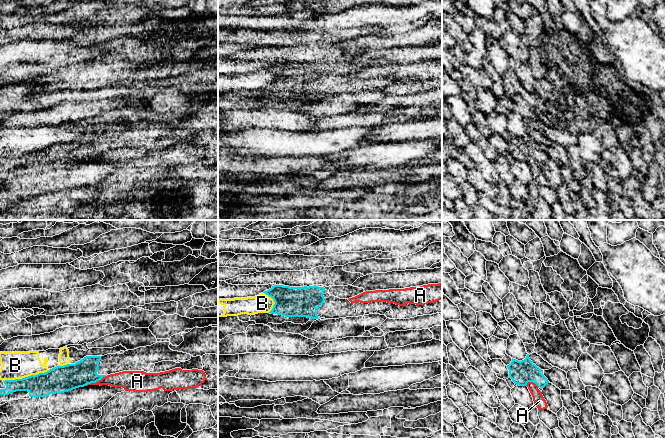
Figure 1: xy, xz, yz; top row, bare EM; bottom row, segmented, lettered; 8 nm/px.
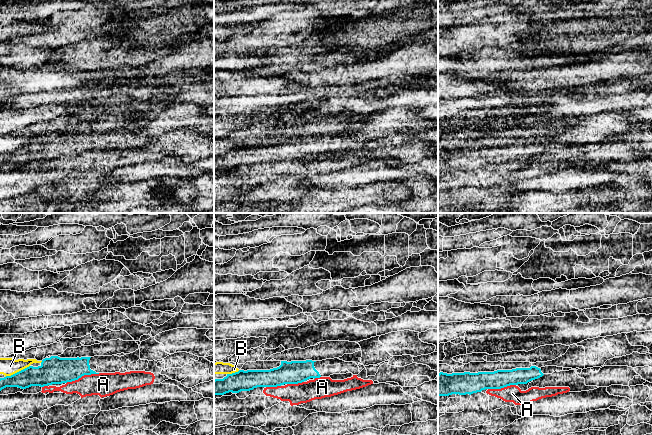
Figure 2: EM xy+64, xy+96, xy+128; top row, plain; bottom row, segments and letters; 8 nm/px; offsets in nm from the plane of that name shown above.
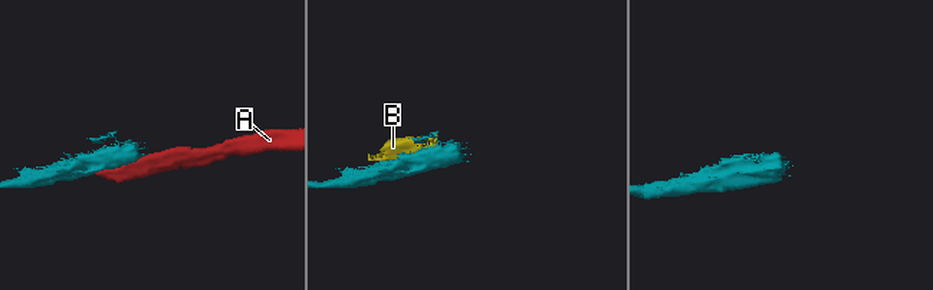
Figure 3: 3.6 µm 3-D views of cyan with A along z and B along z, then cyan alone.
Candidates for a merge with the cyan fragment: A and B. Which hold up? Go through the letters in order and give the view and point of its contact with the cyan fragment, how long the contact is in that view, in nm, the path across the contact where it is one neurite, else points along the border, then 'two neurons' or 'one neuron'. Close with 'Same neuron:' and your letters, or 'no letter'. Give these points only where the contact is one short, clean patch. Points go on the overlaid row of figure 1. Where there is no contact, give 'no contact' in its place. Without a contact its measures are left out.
A: meets cyan in xy at (95, 382); contact 190 nm long; two neurons
B: meets cyan in xy at (26, 377); contact 400 nm long; two neurons
Same neuron: no letter

